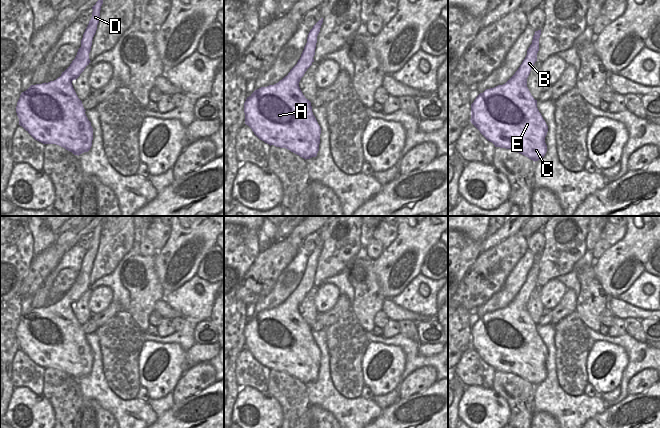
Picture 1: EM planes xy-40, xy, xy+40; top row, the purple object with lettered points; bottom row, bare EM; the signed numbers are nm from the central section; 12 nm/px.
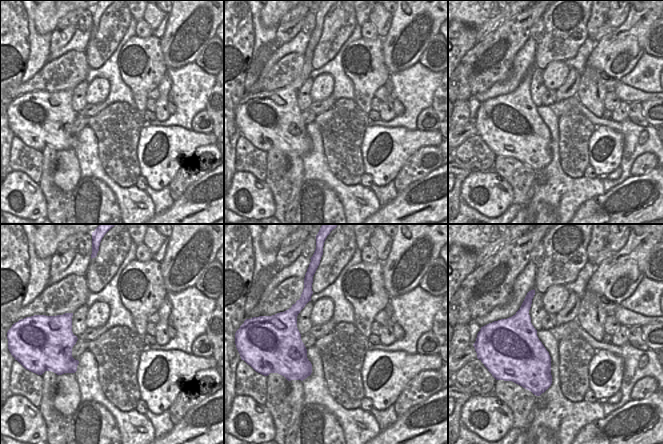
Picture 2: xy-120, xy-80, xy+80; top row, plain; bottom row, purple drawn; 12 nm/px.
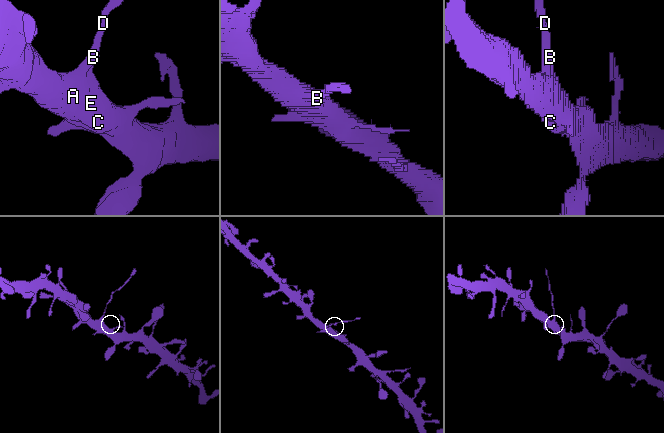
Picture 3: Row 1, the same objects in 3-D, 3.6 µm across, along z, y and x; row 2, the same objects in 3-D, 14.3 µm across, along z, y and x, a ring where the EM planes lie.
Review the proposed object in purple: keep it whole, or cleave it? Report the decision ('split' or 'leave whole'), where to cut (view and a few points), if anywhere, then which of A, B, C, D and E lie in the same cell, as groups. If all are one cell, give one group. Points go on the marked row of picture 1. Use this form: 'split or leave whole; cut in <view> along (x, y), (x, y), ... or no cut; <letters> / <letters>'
split; cut in xy-40 along (81, 46), (87, 50), (88, 64); A B C E / D

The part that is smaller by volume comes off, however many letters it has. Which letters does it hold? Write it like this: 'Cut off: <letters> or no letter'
Cut off: D

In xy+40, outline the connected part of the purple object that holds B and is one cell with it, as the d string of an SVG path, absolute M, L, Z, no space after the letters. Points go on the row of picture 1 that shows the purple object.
M529 47L527 55L515 74L503 85L486 89L471 104L471 123L495 147L512 149L529 159L538 161L547 152L545 137L548 126L537 108L528 87L527 78L536 62L536 50Z

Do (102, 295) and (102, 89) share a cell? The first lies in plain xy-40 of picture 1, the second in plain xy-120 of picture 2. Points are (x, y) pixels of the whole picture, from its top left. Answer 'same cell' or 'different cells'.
same cell

